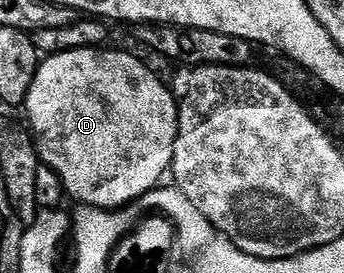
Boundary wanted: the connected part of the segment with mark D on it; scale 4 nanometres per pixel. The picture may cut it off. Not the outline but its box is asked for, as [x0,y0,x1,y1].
[23,47,179,211]

